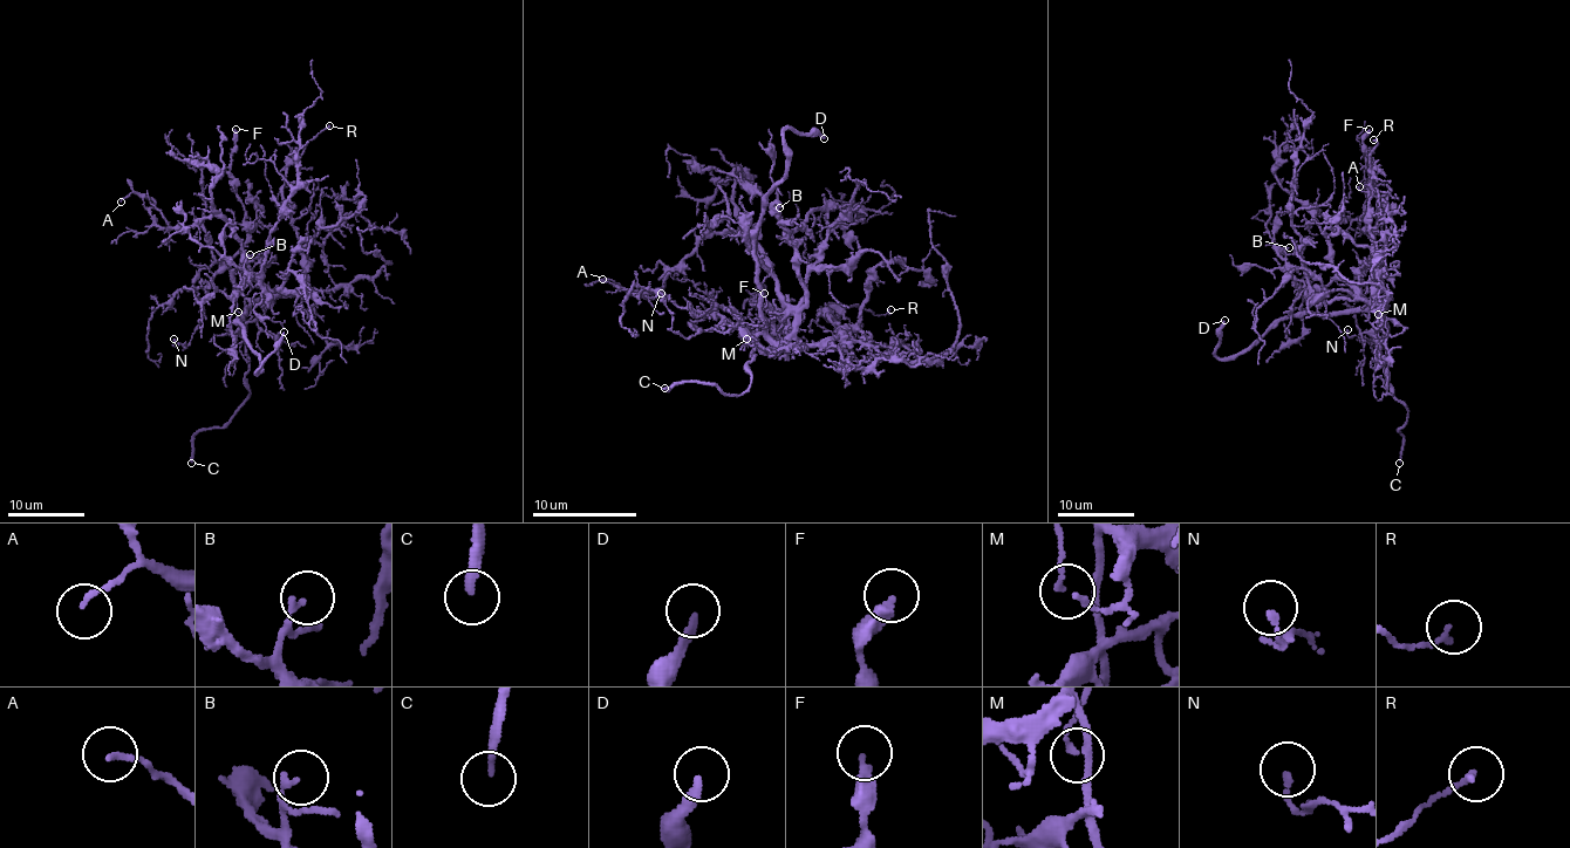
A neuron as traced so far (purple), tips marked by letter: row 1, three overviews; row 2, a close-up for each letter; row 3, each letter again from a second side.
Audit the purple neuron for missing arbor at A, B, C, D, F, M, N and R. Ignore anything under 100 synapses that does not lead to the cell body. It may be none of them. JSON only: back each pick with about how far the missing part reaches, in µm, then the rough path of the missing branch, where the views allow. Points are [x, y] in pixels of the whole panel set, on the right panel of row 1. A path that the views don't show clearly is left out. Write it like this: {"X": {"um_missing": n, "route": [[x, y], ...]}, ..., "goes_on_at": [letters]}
{"C": {"um_missing": 45}, "D": {"um_missing": 70, "route": [[1224, 320], [1216, 307], [1203, 308], [1169, 287], [1101, 286], [1064, 190]]}, "goes_on_at": ["C", "D"]}

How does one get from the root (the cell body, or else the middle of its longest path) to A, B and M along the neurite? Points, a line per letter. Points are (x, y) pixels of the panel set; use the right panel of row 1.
A: (1337, 299), (1356, 293), (1337, 274), (1317, 206), (1359, 219), (1370, 191), (1364, 178), (1359, 186)
B: (1337, 299), (1318, 300), (1308, 275), (1288, 260), (1285, 251), (1289, 247)
M: (1337, 299), (1366, 300), (1377, 308), (1381, 307), (1376, 300), (1378, 296), (1378, 314)

